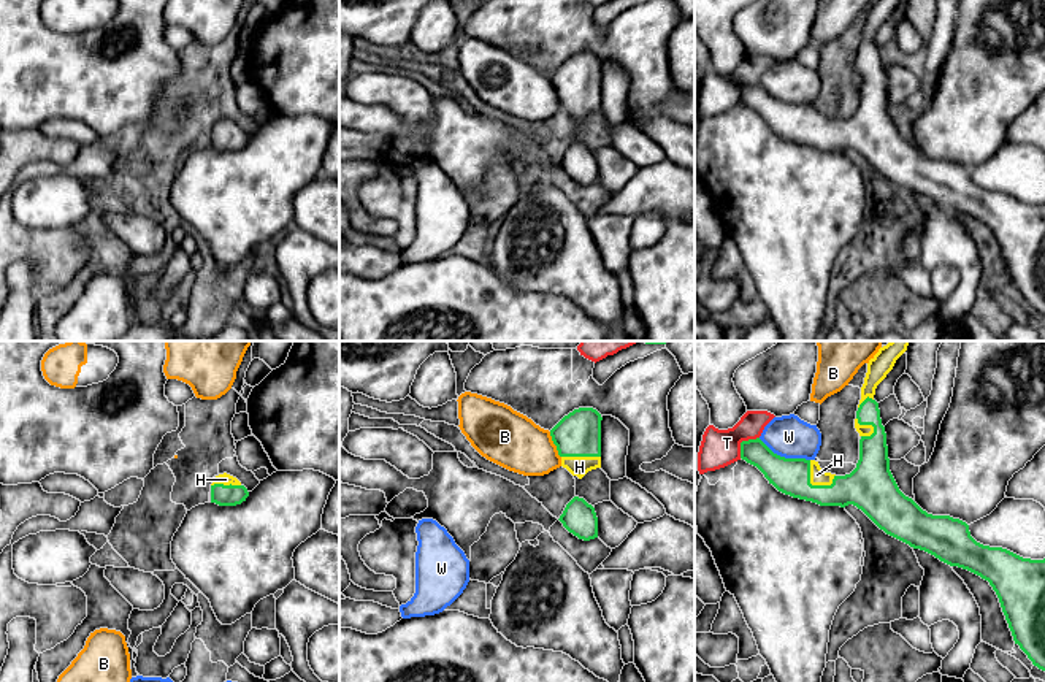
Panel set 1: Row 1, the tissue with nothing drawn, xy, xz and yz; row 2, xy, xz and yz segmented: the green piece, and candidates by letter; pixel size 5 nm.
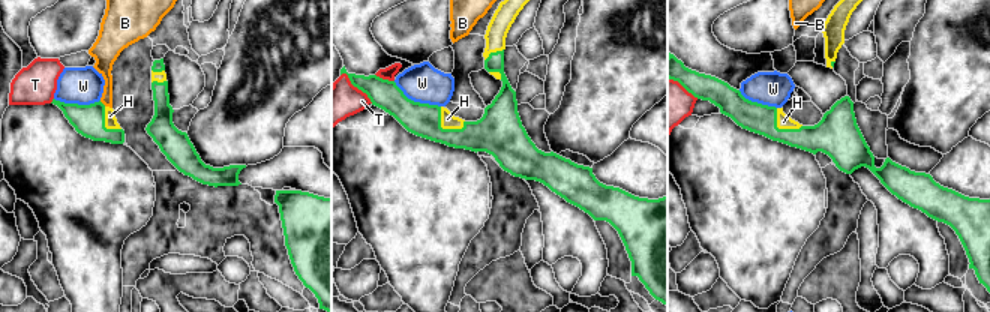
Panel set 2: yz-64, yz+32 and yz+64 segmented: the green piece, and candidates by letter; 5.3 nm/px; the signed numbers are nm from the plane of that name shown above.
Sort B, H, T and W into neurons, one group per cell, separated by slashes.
B / H / T / W

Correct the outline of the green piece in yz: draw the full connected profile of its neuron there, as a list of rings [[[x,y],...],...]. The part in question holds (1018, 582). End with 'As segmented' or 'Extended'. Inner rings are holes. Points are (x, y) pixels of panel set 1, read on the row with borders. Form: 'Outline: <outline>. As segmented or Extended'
Outline: [[[890,341],[869,360],[861,400],[856,411],[855,428],[859,433],[859,460],[845,476],[836,476],[820,468],[818,462],[806,458],[785,458],[774,454],[760,438],[741,443],[741,458],[756,466],[779,492],[820,506],[848,504],[861,509],[886,534],[924,550],[940,561],[967,569],[988,580],[996,592],[1015,644],[1028,655],[1034,666],[1045,671],[1045,558],[1023,558],[1002,547],[977,542],[969,525],[950,515],[932,515],[905,496],[891,471],[886,433],[882,425],[878,403],[874,400],[877,385],[893,370],[896,360],[907,351],[910,341]]]. Extended

